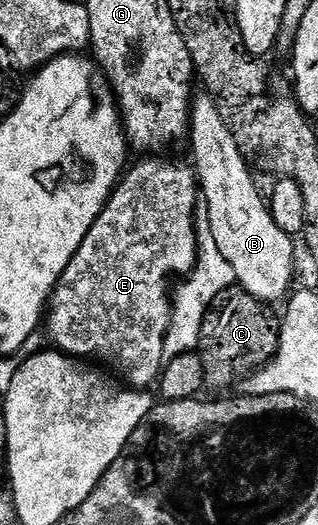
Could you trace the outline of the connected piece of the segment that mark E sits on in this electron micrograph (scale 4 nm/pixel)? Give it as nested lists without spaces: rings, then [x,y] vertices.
[[[143,158],[139,165],[134,168],[134,166],[128,167],[126,169],[125,175],[120,179],[119,183],[116,184],[115,188],[111,191],[111,197],[107,200],[107,205],[101,210],[101,214],[97,218],[97,222],[93,222],[93,226],[89,230],[89,234],[85,234],[85,242],[81,242],[81,246],[77,250],[77,254],[73,254],[73,258],[69,262],[69,266],[64,270],[62,278],[60,278],[58,284],[55,285],[54,292],[51,293],[49,297],[49,311],[45,316],[45,328],[47,324],[47,332],[46,335],[49,337],[51,335],[51,340],[56,349],[61,352],[67,353],[68,356],[73,356],[76,358],[91,358],[87,356],[96,356],[97,359],[100,360],[98,363],[100,365],[108,364],[109,367],[112,368],[110,371],[114,373],[116,377],[123,376],[122,383],[124,385],[130,386],[136,390],[147,390],[152,387],[158,381],[162,370],[163,365],[165,363],[163,359],[163,351],[165,350],[165,338],[167,337],[167,331],[169,330],[169,326],[171,325],[171,296],[169,295],[169,288],[167,292],[167,283],[170,282],[171,276],[179,276],[182,277],[184,274],[190,273],[192,269],[194,269],[200,255],[199,255],[199,235],[195,233],[195,213],[197,211],[197,205],[195,205],[195,199],[198,201],[201,196],[201,188],[197,183],[197,172],[194,167],[190,163],[182,164],[179,160],[159,160],[163,158]]]

